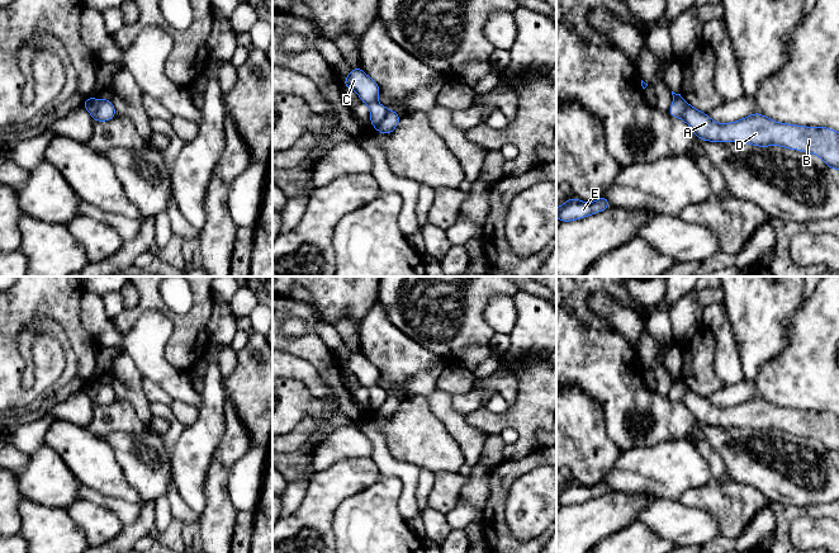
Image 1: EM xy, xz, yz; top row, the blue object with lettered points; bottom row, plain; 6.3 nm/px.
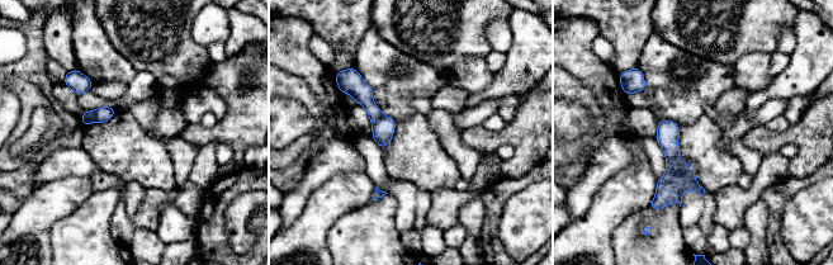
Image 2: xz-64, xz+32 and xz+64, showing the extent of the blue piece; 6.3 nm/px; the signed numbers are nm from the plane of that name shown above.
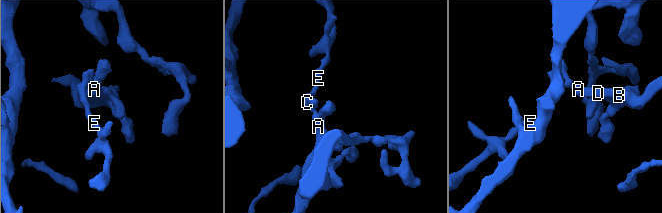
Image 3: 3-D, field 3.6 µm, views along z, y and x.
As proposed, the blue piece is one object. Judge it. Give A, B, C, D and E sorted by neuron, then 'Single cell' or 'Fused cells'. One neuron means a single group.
Groups: A B D / C E. Fused cells

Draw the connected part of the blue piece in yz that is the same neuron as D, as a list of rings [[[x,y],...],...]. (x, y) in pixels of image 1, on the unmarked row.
[[[687,387],[682,402],[698,424],[744,426],[760,431],[777,429],[815,438],[833,454],[839,453],[839,417],[826,411],[778,407],[758,396],[733,407],[719,408]]]

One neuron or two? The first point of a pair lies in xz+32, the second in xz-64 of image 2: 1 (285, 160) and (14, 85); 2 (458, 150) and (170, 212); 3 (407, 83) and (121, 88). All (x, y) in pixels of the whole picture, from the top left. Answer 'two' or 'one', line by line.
1: one
2: two
3: two

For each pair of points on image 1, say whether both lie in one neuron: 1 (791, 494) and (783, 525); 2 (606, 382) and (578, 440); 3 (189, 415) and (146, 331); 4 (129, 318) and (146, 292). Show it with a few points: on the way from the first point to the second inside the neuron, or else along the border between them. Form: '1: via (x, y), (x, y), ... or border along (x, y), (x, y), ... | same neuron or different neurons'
1: border along (771, 502), (797, 506), (819, 504) | different neurons
2: border along (572, 384), (600, 403), (607, 429) | different neurons
3: border along (172, 398), (198, 409) | different neurons
4: via (136, 312), (146, 302), (146, 298) | same neuron

